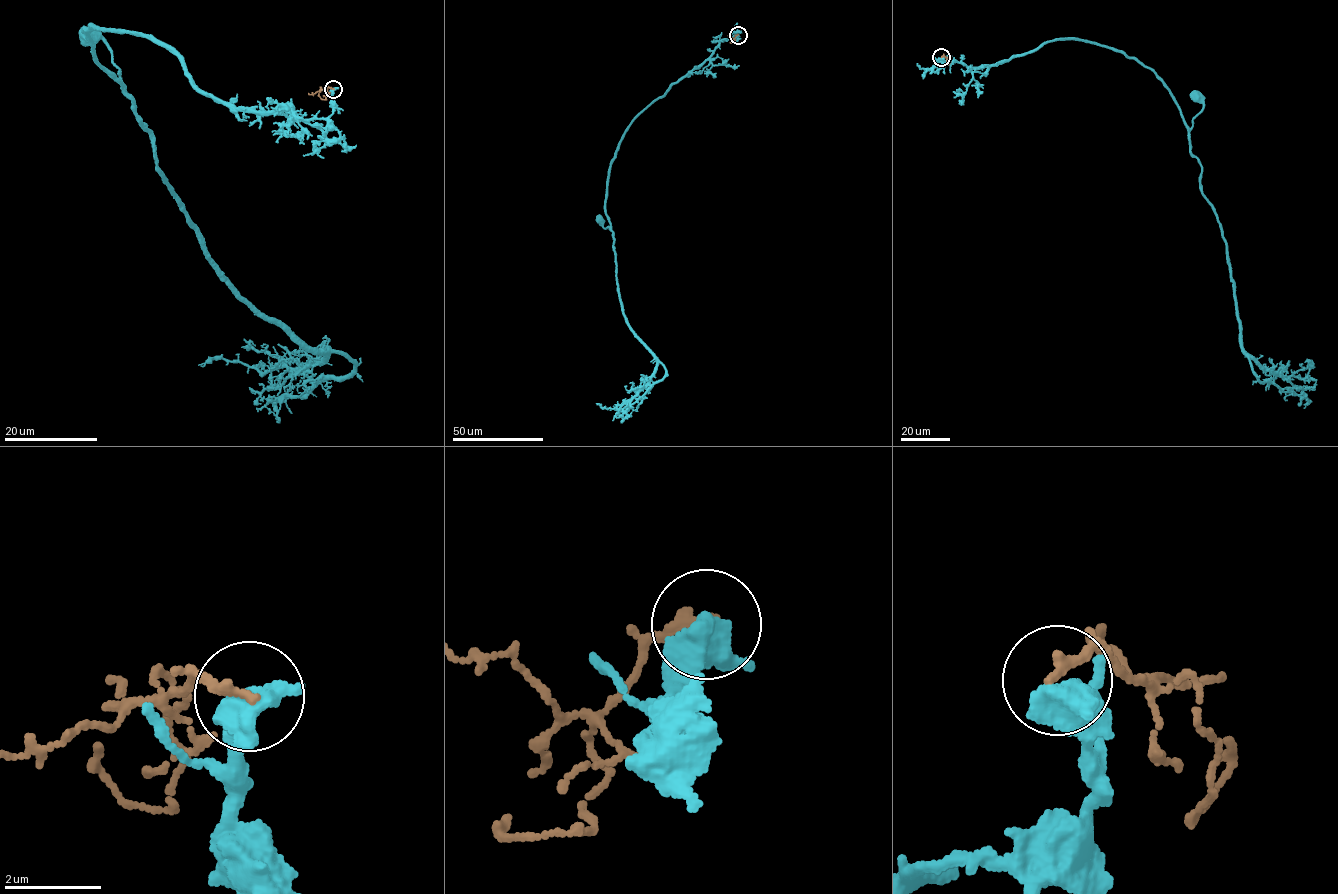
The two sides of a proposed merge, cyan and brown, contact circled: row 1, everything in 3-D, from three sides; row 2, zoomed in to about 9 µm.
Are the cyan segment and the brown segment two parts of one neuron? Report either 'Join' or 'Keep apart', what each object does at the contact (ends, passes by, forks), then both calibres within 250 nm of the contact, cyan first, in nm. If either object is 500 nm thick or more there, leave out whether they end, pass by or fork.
Keep apart. Thickness 550 nm (cyan) against 220 nm

